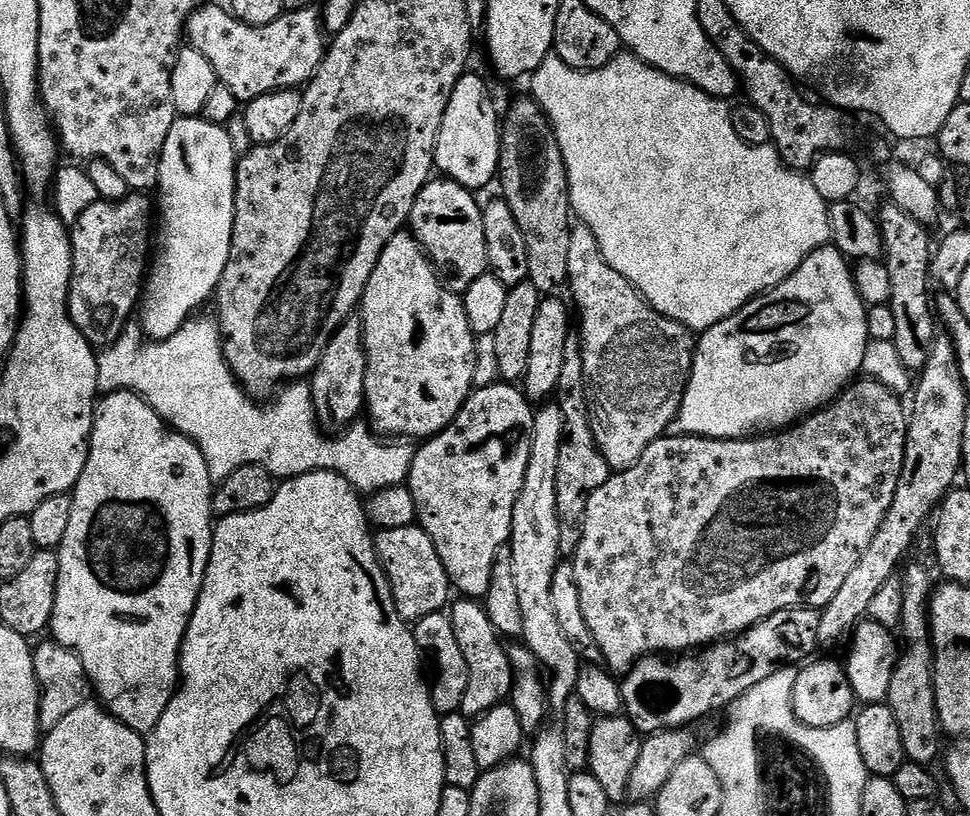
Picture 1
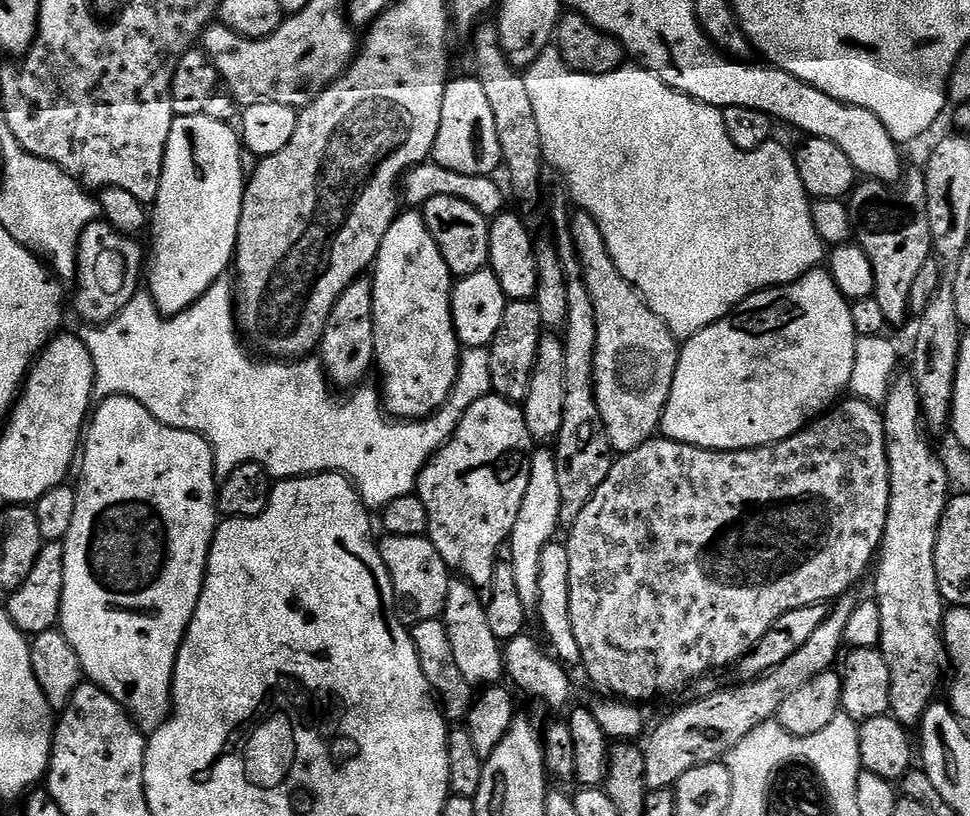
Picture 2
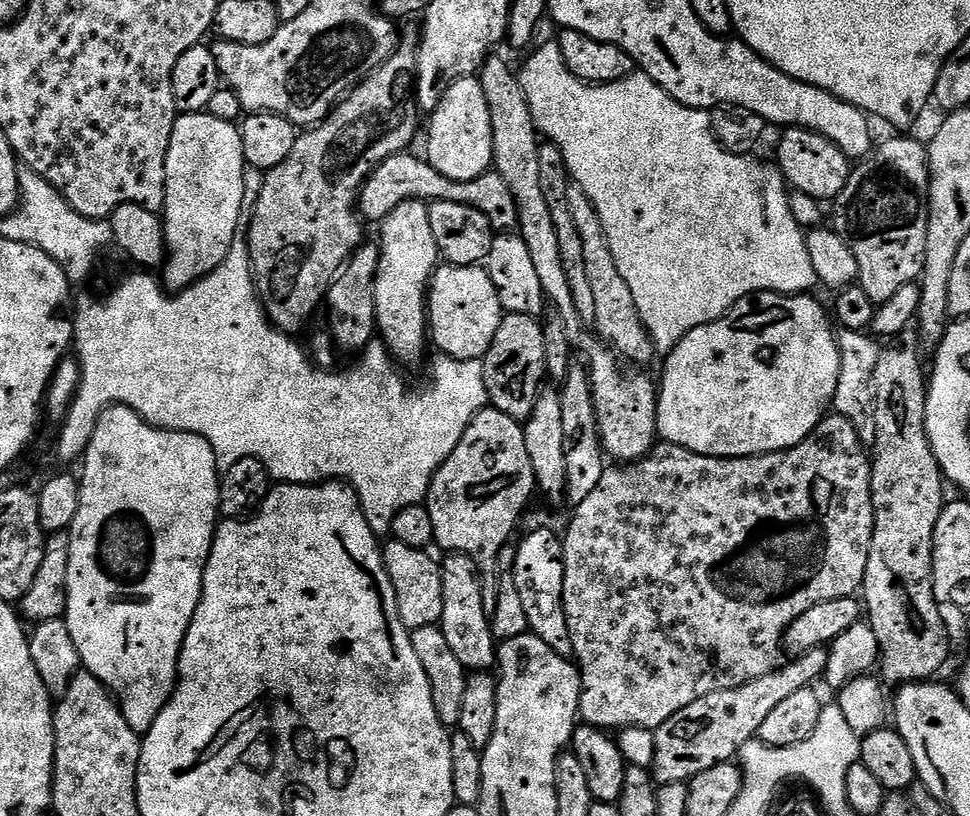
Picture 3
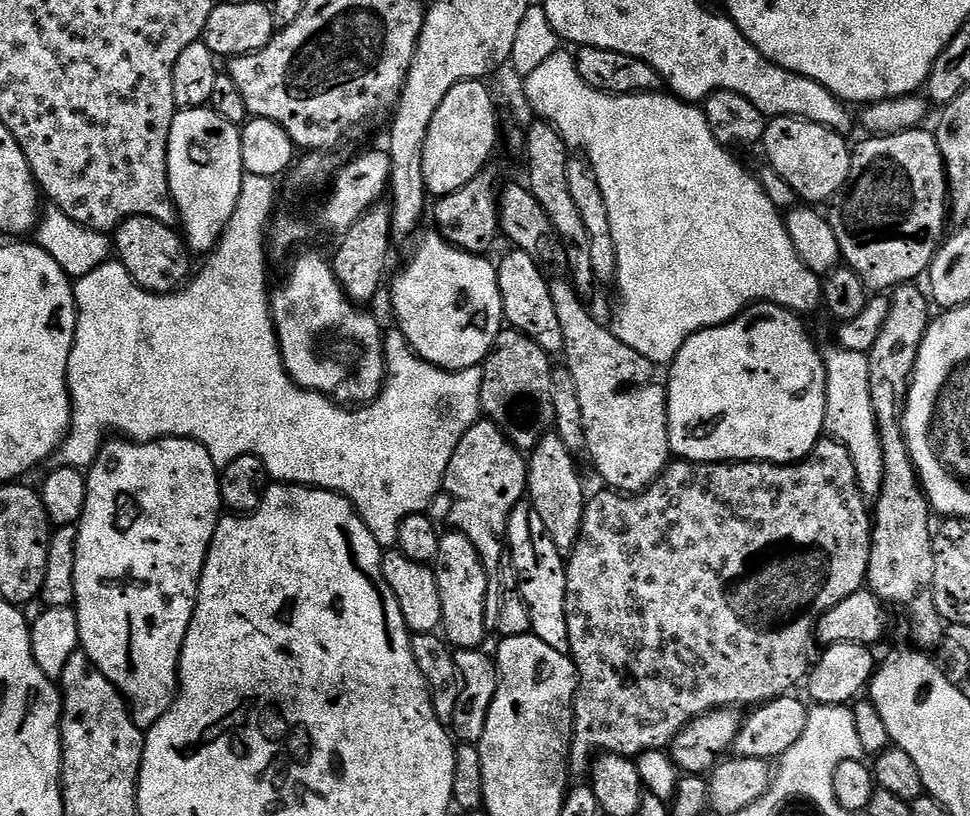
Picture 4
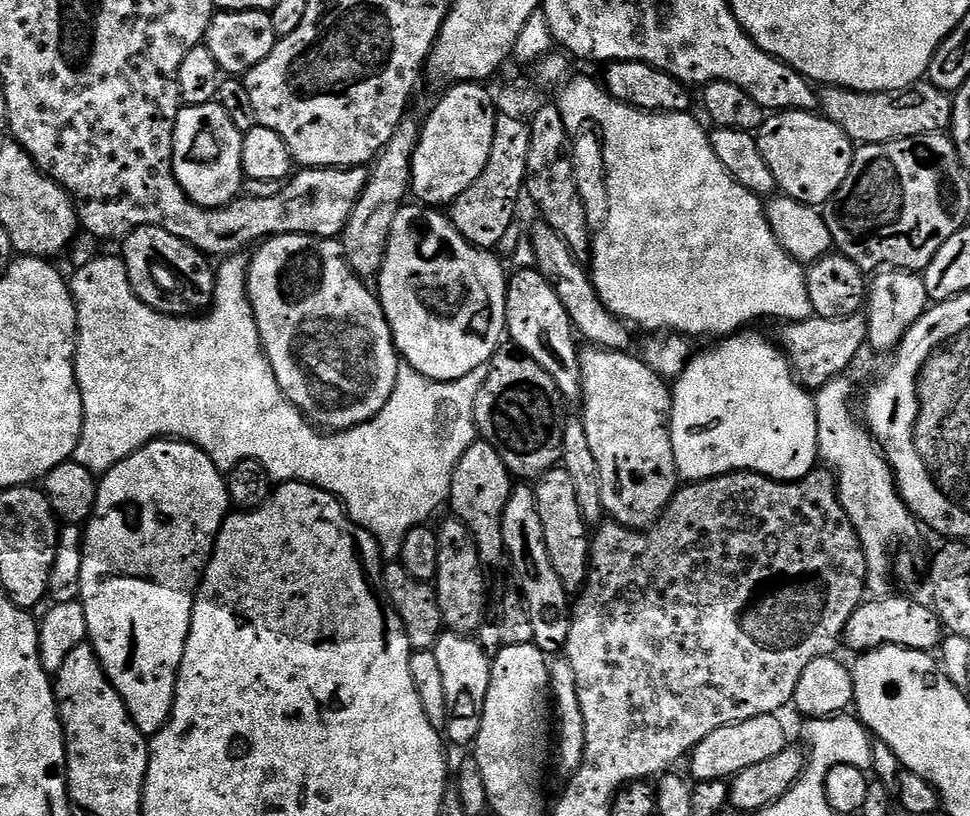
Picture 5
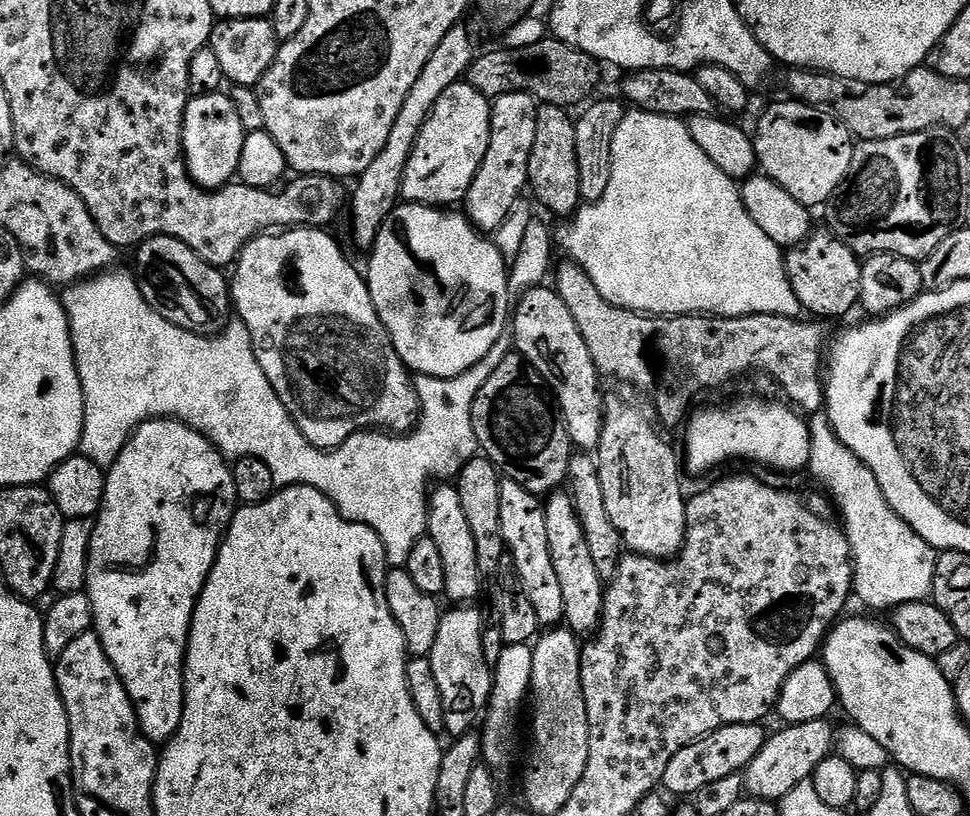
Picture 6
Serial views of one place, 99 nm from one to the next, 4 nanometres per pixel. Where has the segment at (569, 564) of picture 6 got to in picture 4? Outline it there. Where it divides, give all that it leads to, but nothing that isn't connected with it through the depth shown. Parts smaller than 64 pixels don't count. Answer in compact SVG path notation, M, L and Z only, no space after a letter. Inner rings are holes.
M555 434L543 436L527 457L527 499L532 508L538 510L542 523L546 525L546 534L550 534L550 542L558 546L561 554L571 553L582 530L586 491L584 492L584 484L580 481L580 472L576 469L576 460L574 453L566 450L566 442L562 442L562 438Z

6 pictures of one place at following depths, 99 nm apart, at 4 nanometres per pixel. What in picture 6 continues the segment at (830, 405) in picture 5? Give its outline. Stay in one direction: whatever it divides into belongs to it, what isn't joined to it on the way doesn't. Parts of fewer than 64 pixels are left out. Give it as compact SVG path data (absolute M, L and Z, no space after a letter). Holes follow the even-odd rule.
M821 410L808 420L810 434L810 458L807 471L832 495L836 508L840 511L844 533L848 536L848 545L852 555L852 591L855 599L860 599L868 608L885 608L891 610L919 600L928 600L932 595L932 583L936 573L937 549L919 536L901 516L886 502L886 494L882 494L882 486L878 486L878 478L867 468L836 436L832 423L828 421L827 411Z

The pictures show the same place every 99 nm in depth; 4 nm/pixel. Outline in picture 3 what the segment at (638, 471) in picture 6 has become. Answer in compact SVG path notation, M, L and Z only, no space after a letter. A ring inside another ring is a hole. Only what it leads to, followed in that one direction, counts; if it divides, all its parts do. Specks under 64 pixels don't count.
M500 54L489 56L488 61L480 67L478 79L482 86L482 94L486 94L486 106L490 106L490 130L494 138L492 147L492 168L498 174L502 174L506 186L510 186L510 194L514 194L516 214L518 217L518 234L530 246L530 254L534 258L534 267L538 270L538 279L542 282L547 303L552 304L555 315L560 316L566 326L566 334L570 338L573 349L584 355L583 363L588 369L588 377L592 383L594 394L594 410L600 427L600 441L604 444L605 453L612 456L616 462L635 462L642 459L652 451L658 440L656 430L656 398L657 385L648 376L639 376L636 372L627 372L623 368L621 357L613 349L609 348L599 335L587 332L586 322L574 310L574 297L570 294L570 281L566 278L566 269L562 267L562 249L558 247L558 230L554 230L554 218L550 218L550 205L542 194L542 177L540 175L540 162L538 162L538 150L542 143L542 137L534 122L534 114L530 114L530 102L520 85L520 77L517 69L511 68Z

